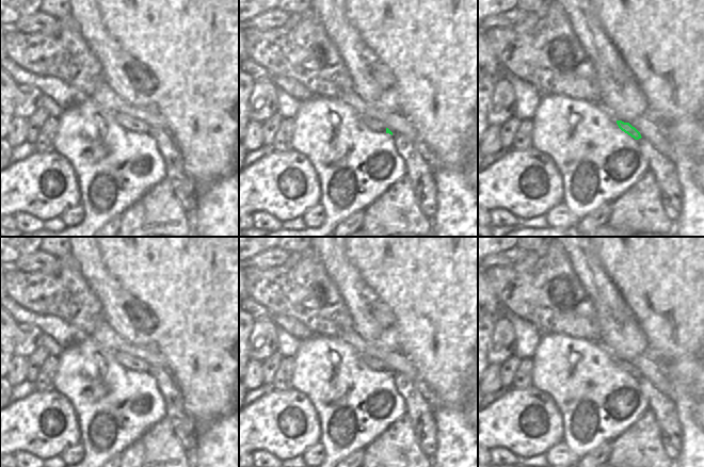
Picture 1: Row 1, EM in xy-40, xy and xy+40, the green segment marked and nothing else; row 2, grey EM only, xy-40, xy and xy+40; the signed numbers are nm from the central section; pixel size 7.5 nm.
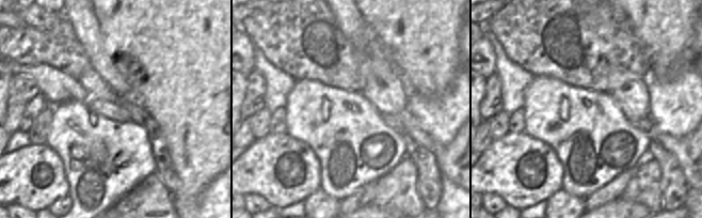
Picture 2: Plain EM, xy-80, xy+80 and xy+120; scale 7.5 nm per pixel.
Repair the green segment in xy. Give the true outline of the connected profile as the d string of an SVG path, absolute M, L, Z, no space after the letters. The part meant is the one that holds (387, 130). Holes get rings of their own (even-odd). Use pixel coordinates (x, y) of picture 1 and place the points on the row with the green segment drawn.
M363 116L363 122L368 129L377 133L389 133L393 135L393 132L381 120Z

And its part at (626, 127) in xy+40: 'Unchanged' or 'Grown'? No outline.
Unchanged.

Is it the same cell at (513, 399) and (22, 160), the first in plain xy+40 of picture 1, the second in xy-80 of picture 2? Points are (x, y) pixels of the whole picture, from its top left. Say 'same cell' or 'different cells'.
same cell

